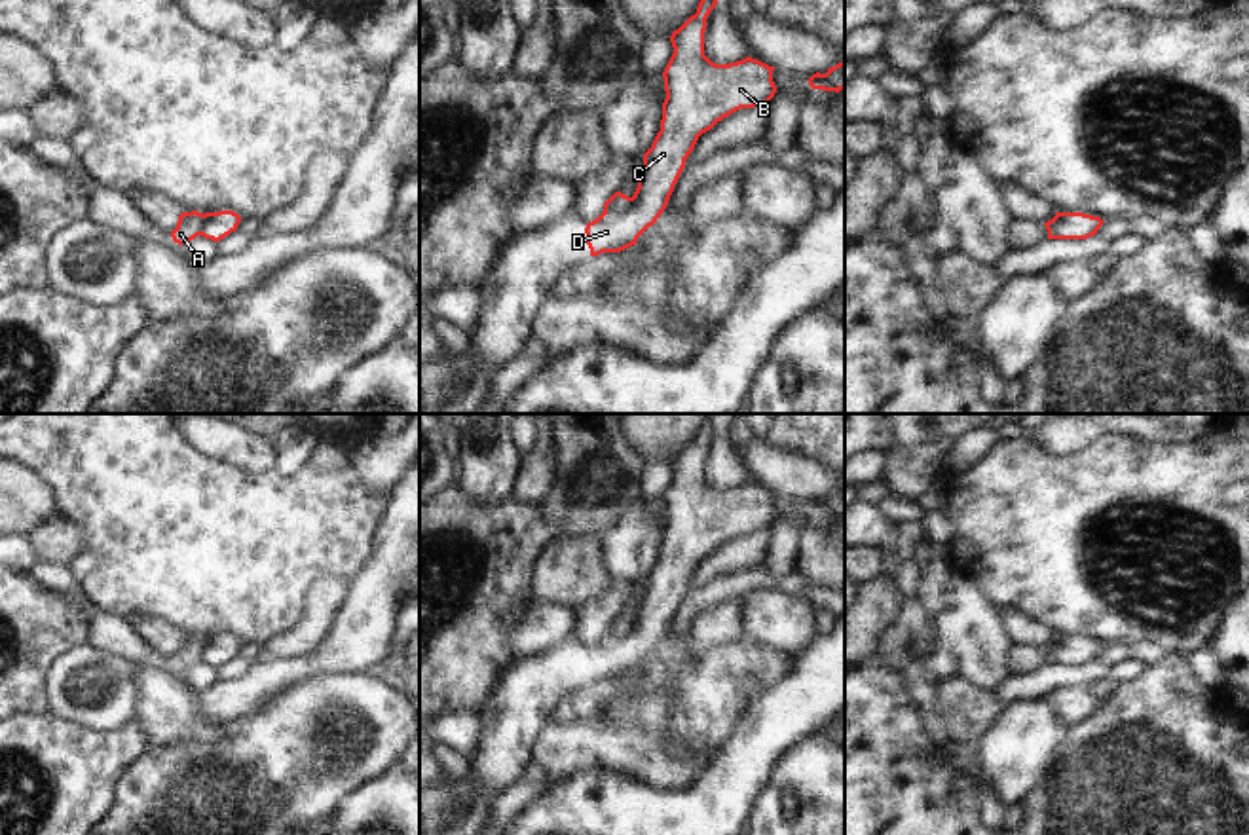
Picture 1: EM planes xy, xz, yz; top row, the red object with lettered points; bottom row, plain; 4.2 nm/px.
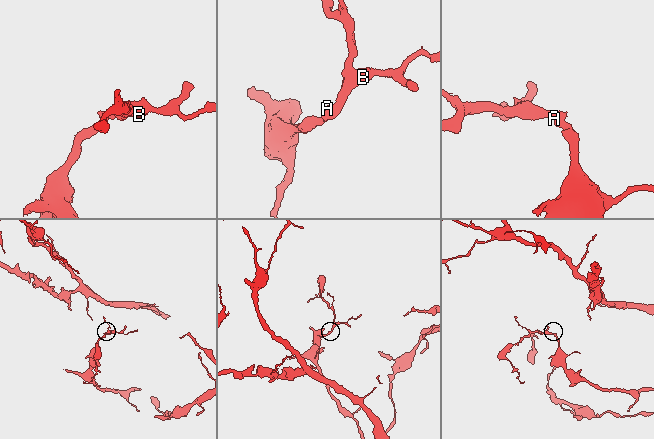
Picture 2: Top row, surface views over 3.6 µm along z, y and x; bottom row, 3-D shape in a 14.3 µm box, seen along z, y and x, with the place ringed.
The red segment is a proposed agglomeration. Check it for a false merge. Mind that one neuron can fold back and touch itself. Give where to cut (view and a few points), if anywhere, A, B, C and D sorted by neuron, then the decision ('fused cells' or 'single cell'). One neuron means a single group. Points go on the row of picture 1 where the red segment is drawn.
cut in xz along (631, 198), (621, 211), (604, 211); A / B C D; fused cells

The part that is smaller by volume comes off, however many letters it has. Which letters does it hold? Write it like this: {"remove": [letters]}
{"remove": ["B", "C", "D"]}

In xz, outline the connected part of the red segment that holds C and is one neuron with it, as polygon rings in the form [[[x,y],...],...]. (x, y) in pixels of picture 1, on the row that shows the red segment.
[[[700,0],[670,42],[674,53],[662,72],[666,99],[661,131],[643,154],[643,167],[630,205],[619,213],[602,213],[585,228],[590,256],[621,252],[657,222],[699,137],[740,108],[767,104],[776,85],[774,66],[746,57],[716,65],[704,55],[704,30],[718,0]]]

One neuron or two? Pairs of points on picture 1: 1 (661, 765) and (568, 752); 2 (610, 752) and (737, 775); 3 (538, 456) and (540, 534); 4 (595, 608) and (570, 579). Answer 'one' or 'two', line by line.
1: one
2: two
3: two
4: two

